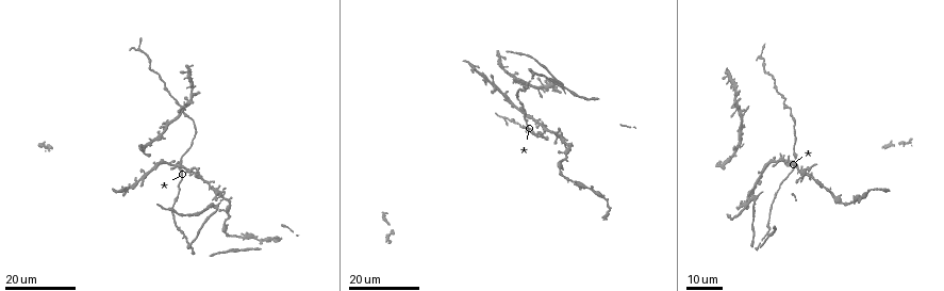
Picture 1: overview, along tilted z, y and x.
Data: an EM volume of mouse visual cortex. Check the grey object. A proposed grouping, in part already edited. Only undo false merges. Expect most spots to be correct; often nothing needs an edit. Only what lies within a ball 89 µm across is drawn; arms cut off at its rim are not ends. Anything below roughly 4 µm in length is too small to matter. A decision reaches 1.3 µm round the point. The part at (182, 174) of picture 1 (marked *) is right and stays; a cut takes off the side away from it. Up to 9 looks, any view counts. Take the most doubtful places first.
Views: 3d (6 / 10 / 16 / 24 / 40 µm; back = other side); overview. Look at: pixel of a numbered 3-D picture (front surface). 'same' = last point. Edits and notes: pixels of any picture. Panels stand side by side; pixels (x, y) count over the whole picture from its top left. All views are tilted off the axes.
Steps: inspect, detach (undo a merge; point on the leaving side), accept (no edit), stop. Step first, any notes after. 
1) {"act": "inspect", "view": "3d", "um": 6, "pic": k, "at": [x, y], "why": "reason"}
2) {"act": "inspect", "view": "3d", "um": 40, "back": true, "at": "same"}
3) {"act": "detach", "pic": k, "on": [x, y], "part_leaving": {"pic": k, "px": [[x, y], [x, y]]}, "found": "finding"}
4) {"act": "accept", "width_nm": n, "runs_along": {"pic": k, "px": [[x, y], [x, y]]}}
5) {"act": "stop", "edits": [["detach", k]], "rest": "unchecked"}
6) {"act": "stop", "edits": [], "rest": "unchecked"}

{"act": "inspect", "view": "3d", "um": 16, "pic": 1, "at": [537, 123], "why": "four arms meet"}

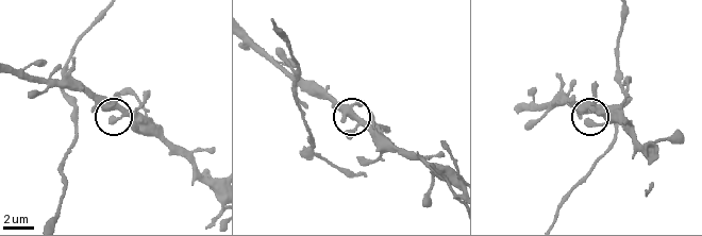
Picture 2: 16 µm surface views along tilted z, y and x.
{"act": "inspect", "view": "3d", "um": 6, "pic": 2, "at": [587, 105]}

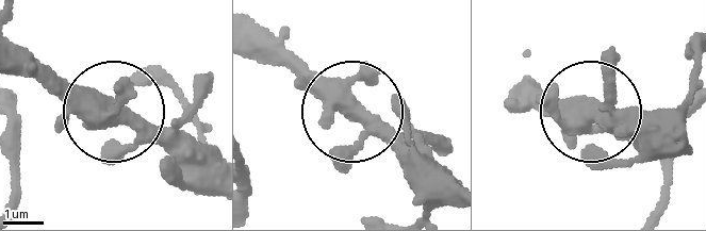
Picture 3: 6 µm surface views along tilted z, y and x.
{"act": "accept", "width_nm": 390, "found": "all the same neuron"}

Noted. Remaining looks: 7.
{"act": "inspect", "view": "3d", "um": 24, "pic": 1, "at": [147, 174]}

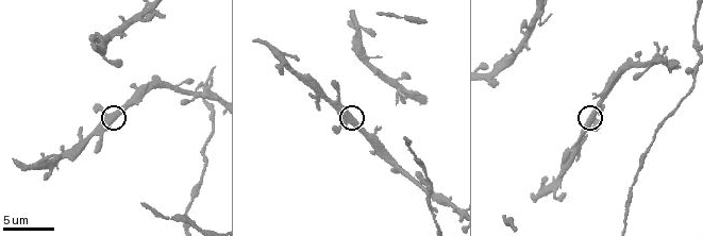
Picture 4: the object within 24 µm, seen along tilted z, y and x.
{"act": "inspect", "view": "3d", "um": 10, "pic": 4, "at": [108, 116]}

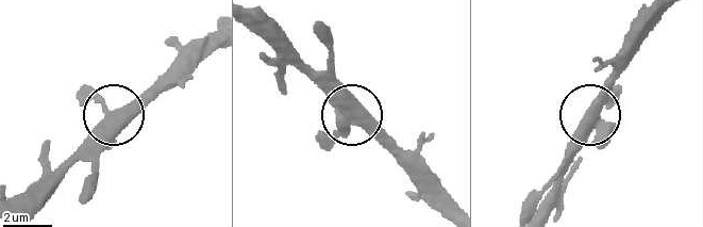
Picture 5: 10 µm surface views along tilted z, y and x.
{"act": "accept", "side_arm_um": 14, "found": "one neuron here"}

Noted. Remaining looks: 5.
{"act": "inspect", "view": "3d", "um": 16, "pic": 1, "at": [783, 103], "why": "thick turns thin"}

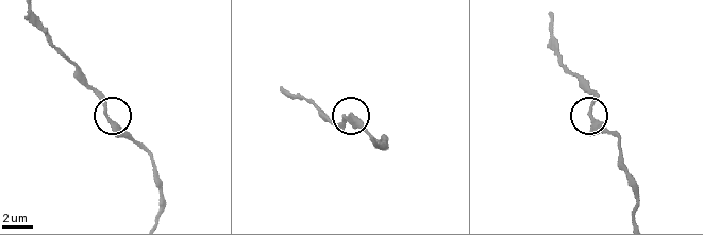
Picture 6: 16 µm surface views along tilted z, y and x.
{"act": "inspect", "view": "3d", "um": 10, "pic": 6, "at": [113, 124]}

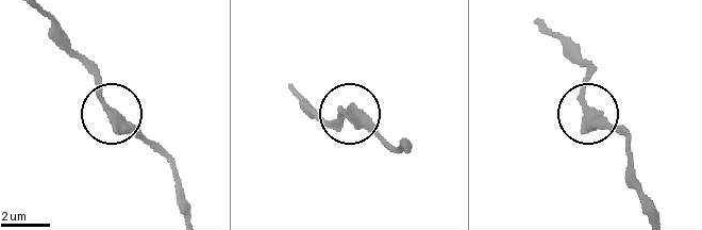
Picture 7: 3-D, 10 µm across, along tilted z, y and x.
{"act": "accept", "runs_along": {"pic": 7, "px": [[648, 215], [630, 142], [587, 108], [586, 66]]}, "found": "one neuron here"}

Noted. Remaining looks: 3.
{"act": "inspect", "view": "3d", "um": 10, "pic": 4, "at": [431, 187]}

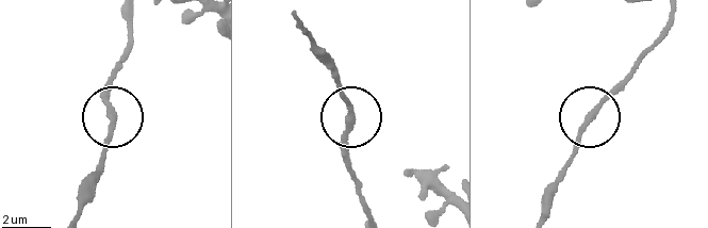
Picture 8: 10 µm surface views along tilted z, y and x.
{"act": "accept", "width_nm": 240, "runs_along": {"pic": 8, "px": [[373, 218], [347, 158], [348, 113], [336, 75]]}, "found": "continuous, no second neuron"}

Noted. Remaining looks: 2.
{"act": "stop", "edits": [], "rest": "unchecked"}

